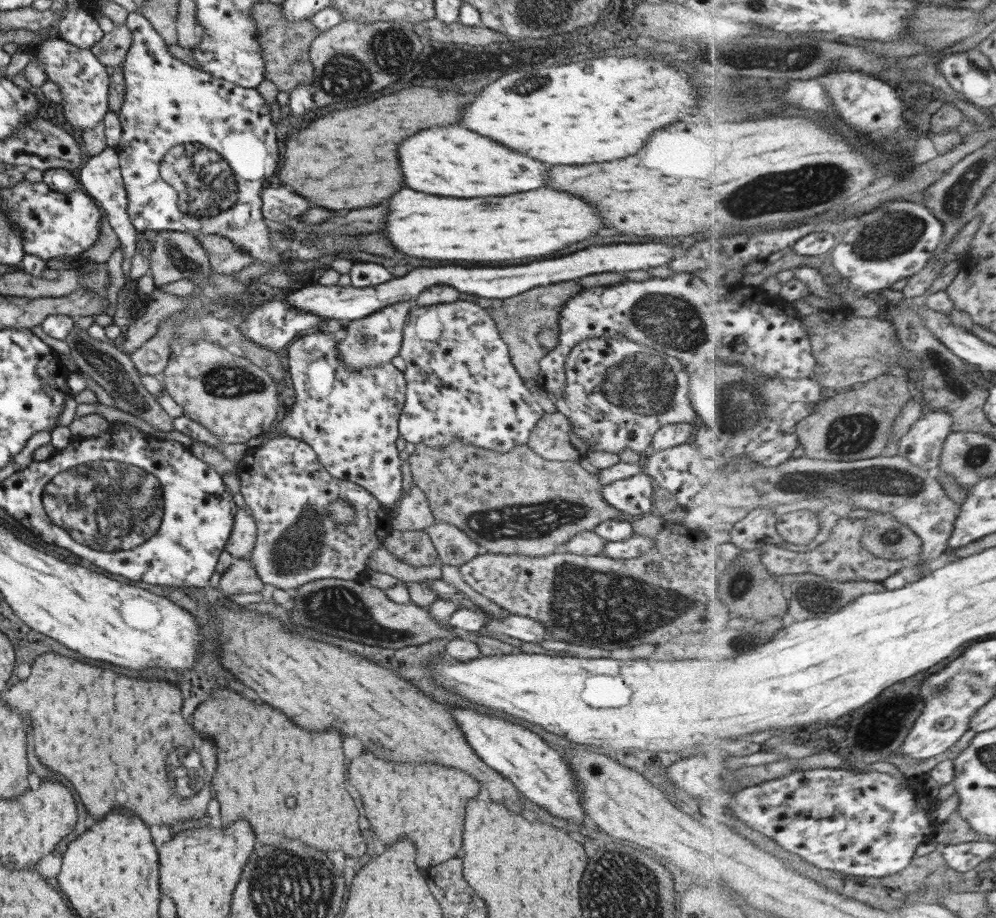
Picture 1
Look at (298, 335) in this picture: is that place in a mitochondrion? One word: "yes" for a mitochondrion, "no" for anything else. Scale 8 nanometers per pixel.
no

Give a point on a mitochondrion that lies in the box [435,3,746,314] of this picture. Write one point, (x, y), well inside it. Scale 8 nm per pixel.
(528, 85)

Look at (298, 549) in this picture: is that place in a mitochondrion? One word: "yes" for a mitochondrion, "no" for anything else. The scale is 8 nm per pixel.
yes

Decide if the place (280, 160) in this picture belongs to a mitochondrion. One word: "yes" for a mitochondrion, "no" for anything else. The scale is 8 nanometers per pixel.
no

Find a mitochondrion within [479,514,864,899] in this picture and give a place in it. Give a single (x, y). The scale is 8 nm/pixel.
(588, 605)

